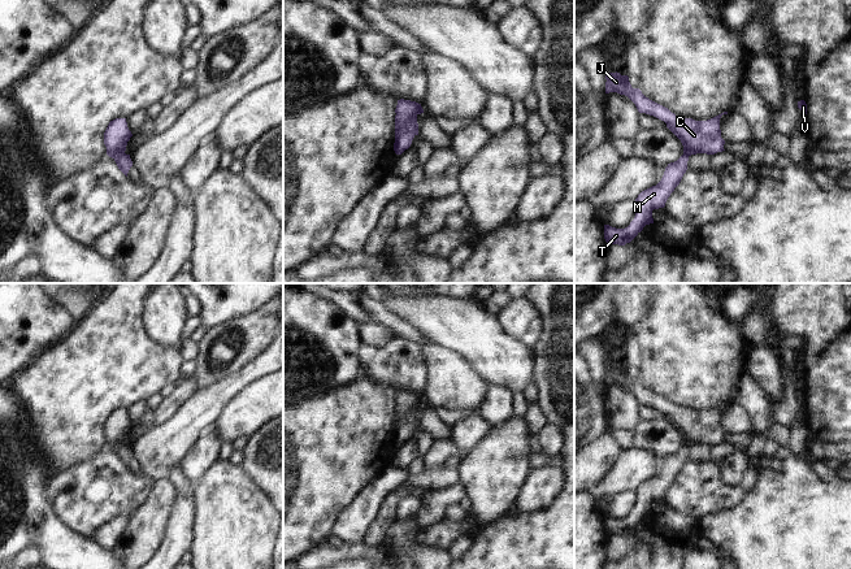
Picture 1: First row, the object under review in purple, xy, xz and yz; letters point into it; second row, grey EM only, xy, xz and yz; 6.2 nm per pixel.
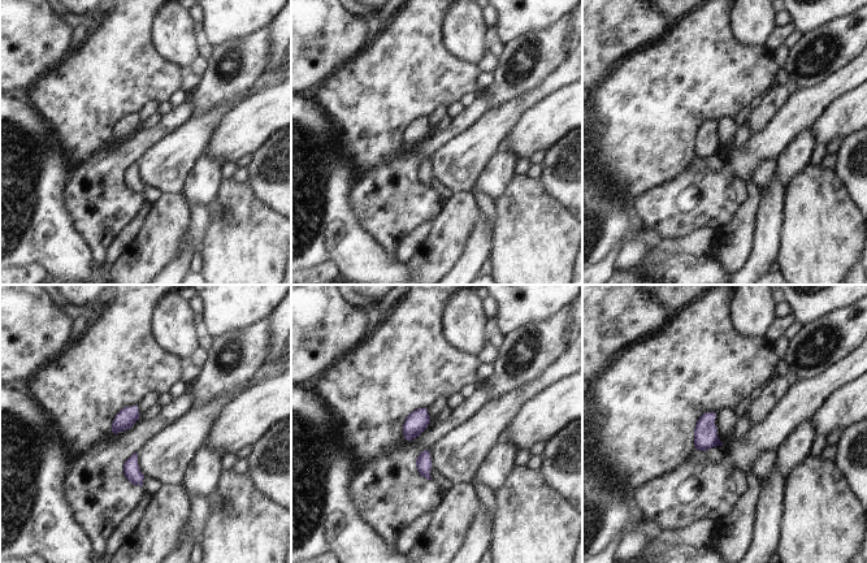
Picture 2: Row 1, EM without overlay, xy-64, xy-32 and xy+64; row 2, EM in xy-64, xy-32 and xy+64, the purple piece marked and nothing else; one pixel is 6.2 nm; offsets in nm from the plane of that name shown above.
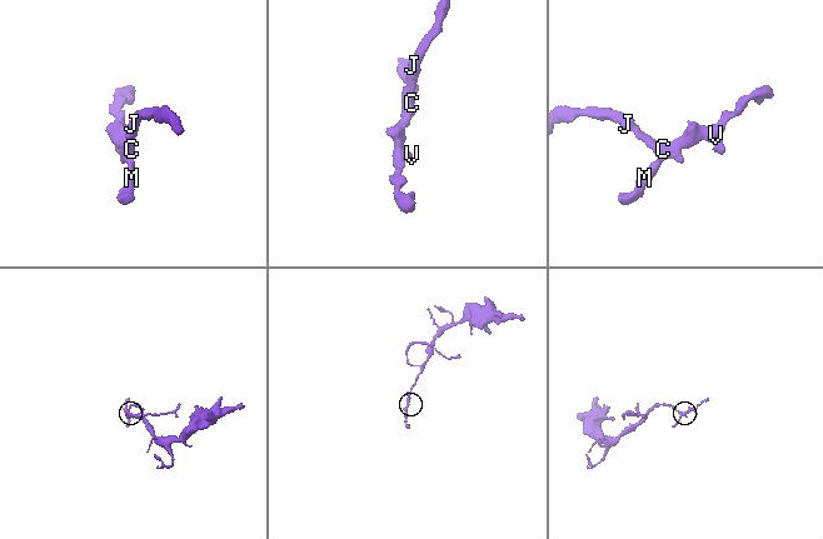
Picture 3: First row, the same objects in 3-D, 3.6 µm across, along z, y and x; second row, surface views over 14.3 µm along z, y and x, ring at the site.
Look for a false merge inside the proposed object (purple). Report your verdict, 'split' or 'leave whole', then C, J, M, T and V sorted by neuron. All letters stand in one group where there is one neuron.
leave whole | C J M T V

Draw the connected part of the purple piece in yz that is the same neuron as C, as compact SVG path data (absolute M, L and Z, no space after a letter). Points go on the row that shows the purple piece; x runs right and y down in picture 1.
M605 73L605 94L617 92L628 96L639 113L654 116L667 123L667 127L681 140L683 155L674 162L668 164L661 181L635 199L635 217L625 229L604 225L604 239L608 246L625 246L630 243L646 225L654 223L652 210L664 208L668 197L680 184L687 170L691 155L715 155L722 152L725 140L721 138L720 118L724 112L707 121L695 121L676 116L668 108L646 97L639 88L633 88L629 77L620 73Z

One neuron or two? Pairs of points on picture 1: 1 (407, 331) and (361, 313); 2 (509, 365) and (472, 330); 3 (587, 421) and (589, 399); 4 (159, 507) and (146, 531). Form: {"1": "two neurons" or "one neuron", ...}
{"1": "one neuron", "2": "one neuron", "3": "one neuron", "4": "one neuron"}

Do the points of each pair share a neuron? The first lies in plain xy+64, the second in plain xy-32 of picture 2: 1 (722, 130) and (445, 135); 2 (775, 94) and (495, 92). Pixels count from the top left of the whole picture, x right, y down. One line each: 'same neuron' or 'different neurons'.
1: different neurons
2: different neurons

